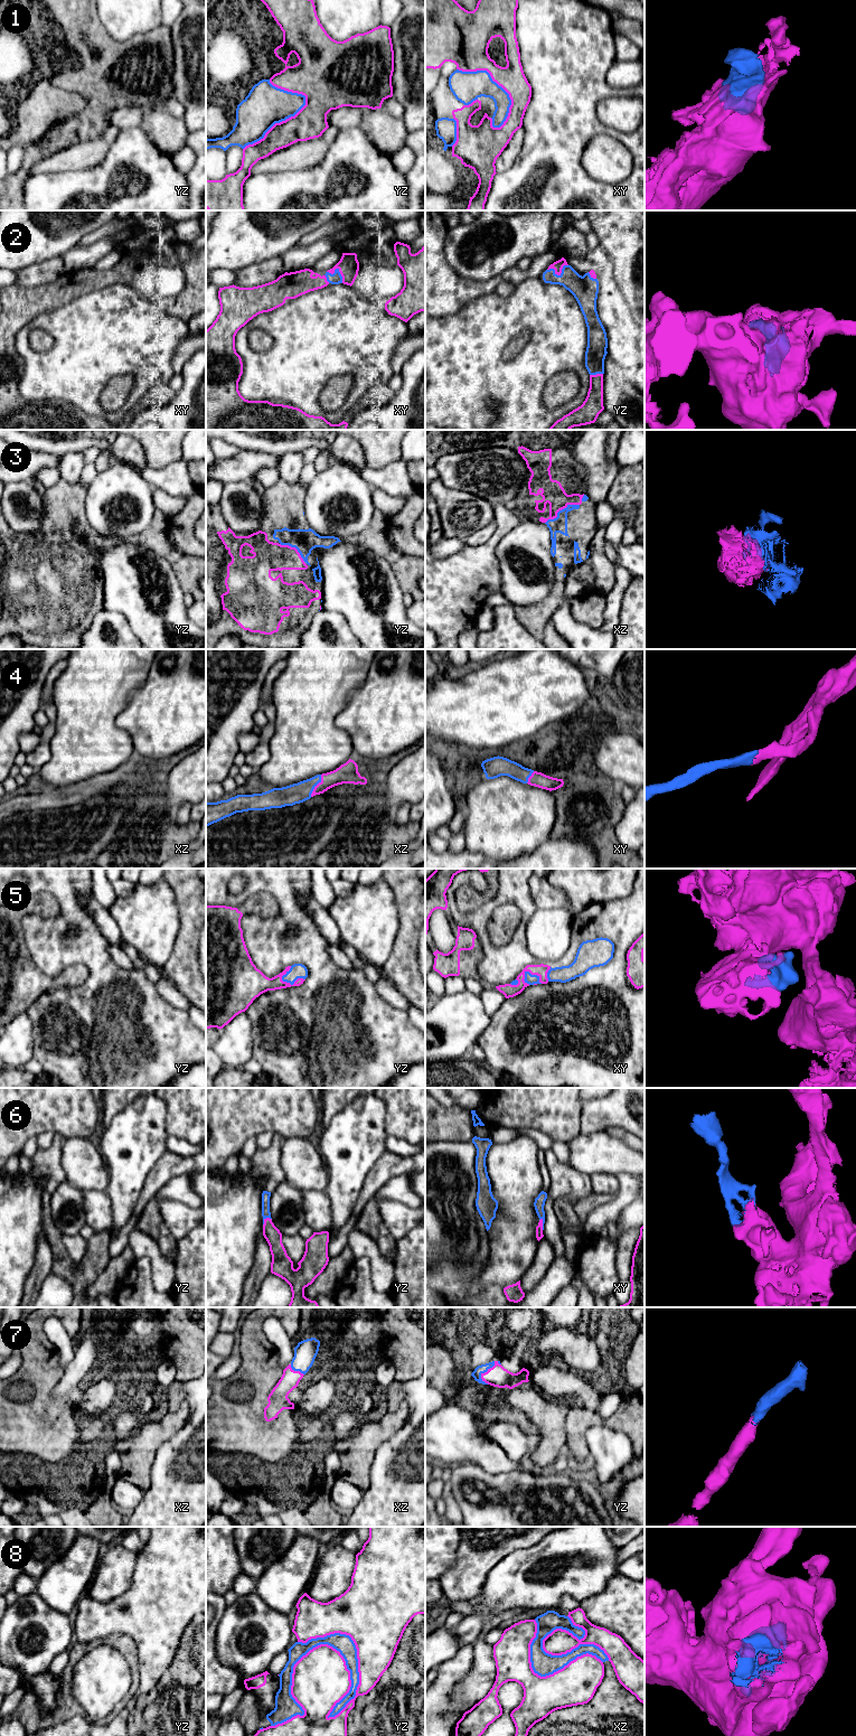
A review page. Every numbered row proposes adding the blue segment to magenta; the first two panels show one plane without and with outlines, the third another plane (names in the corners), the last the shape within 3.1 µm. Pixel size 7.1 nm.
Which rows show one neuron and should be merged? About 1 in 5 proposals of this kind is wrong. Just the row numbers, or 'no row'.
1, 2, 3, 4, 5, 6, 7

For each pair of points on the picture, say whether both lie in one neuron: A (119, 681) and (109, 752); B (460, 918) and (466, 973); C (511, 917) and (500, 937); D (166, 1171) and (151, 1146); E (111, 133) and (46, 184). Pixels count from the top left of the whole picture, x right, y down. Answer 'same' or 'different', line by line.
A: same
B: different
C: same
D: different
E: different

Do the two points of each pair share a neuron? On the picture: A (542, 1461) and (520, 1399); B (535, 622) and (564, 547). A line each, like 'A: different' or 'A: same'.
A: same
B: same

